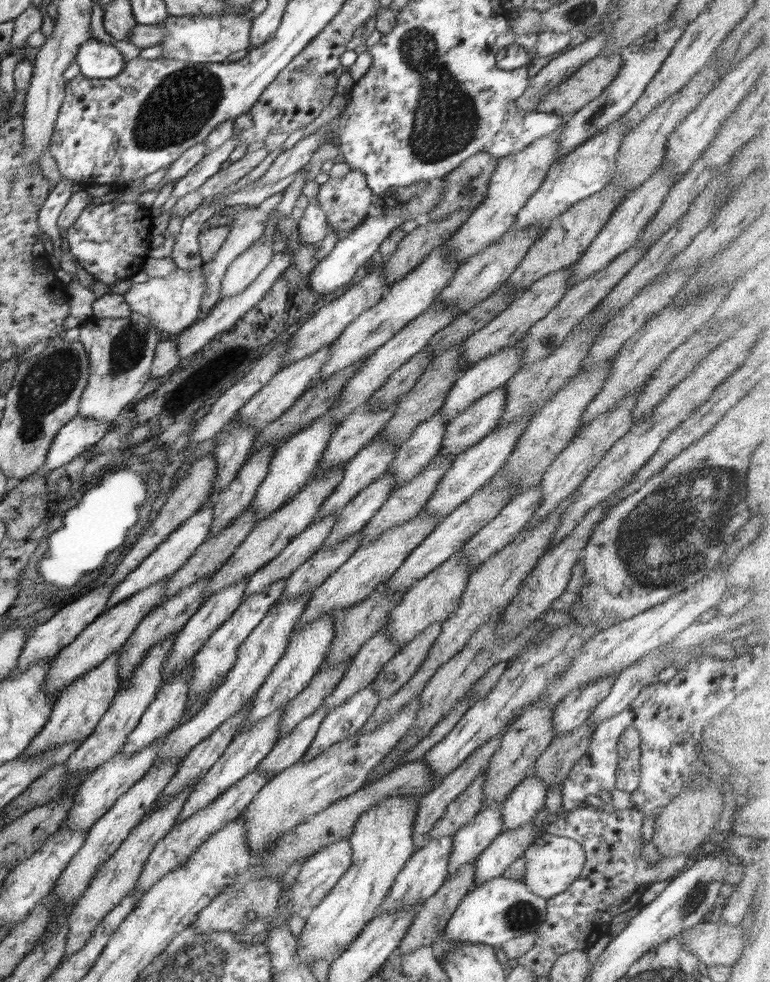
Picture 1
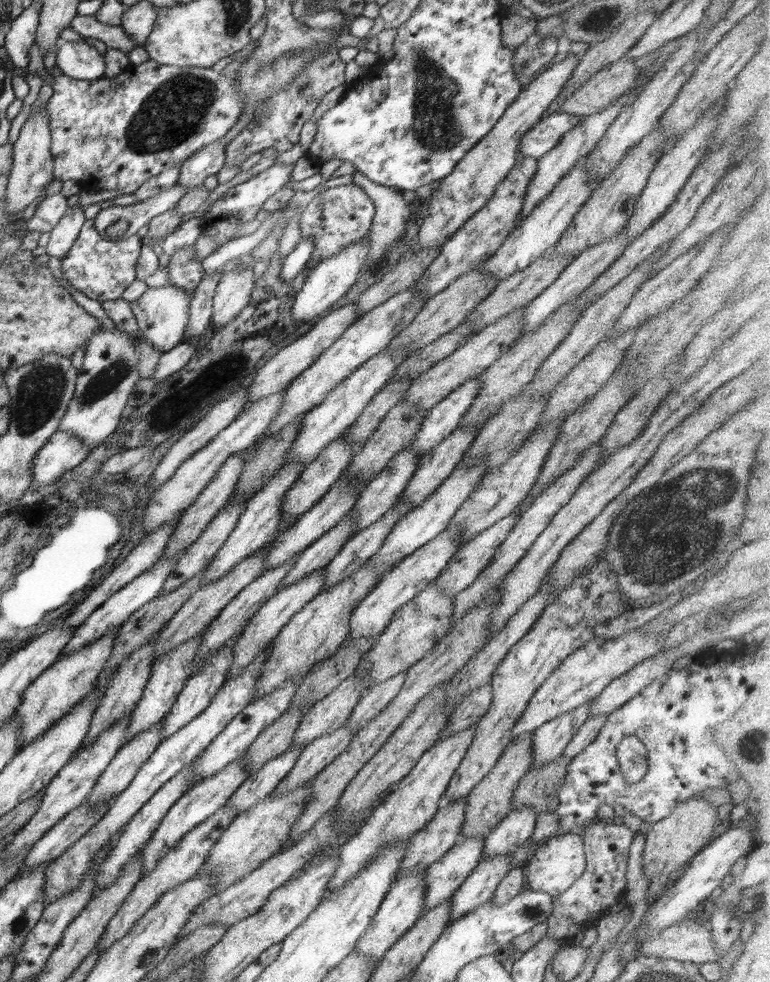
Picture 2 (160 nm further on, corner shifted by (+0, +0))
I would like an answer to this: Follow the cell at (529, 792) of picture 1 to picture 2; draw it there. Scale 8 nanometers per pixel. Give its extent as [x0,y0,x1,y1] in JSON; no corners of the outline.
[482,807,538,858]

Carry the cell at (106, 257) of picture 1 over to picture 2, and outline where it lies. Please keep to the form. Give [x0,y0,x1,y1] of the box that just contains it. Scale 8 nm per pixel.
[61,219,142,302]

